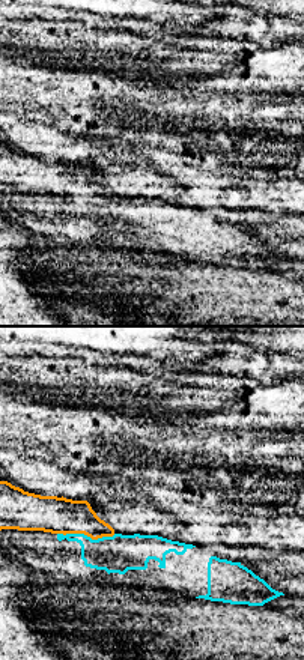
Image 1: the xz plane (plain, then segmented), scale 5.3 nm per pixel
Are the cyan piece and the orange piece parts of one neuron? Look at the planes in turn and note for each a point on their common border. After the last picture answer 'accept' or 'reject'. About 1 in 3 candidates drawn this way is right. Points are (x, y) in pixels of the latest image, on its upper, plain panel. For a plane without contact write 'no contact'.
(86, 199)

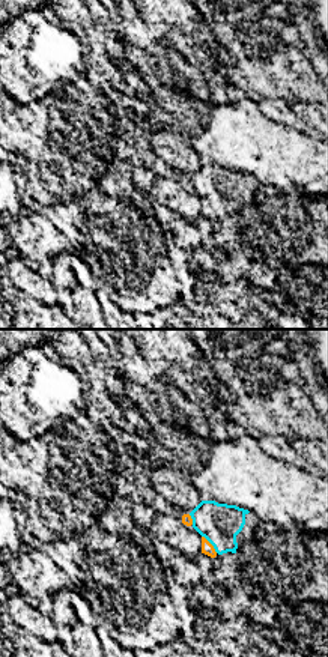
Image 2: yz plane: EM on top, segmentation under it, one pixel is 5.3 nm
(211, 206)

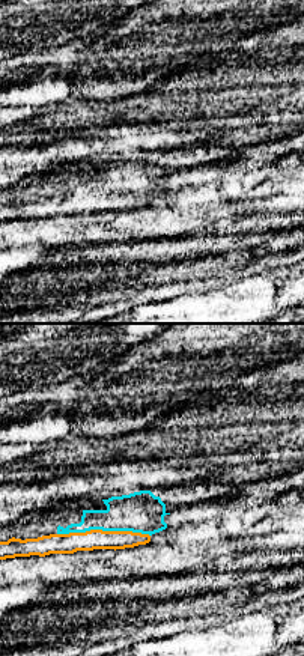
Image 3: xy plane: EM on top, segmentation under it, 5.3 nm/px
(104, 193)

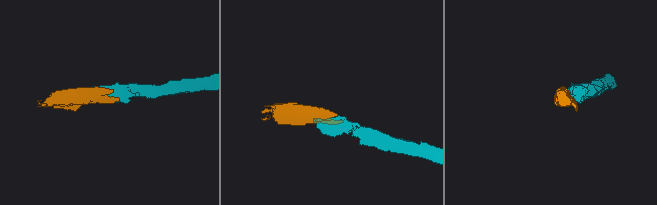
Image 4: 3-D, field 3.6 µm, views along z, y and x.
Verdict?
accept

